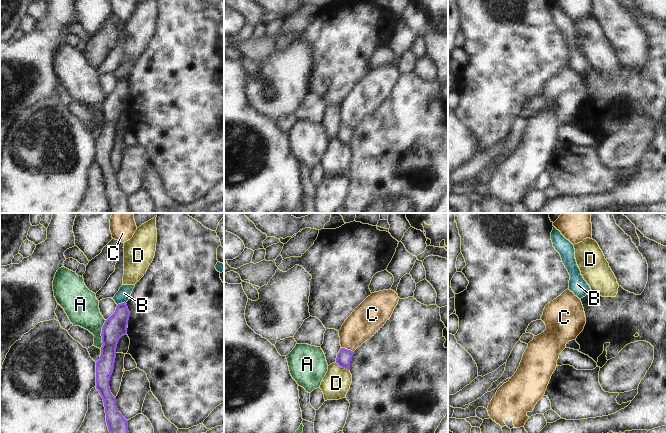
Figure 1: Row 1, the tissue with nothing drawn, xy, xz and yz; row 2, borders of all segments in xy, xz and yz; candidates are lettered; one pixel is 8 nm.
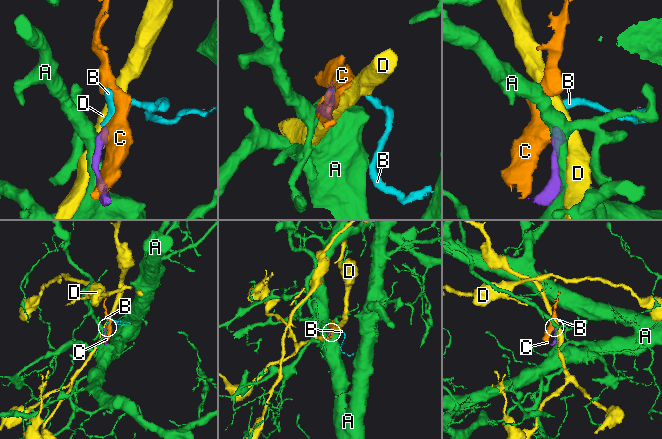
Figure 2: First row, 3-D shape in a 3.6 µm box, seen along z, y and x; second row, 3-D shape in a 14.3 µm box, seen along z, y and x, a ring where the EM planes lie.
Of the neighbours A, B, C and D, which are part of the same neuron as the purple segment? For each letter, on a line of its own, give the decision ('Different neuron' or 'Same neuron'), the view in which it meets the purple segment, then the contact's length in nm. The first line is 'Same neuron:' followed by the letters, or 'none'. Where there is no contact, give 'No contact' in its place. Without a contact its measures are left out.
Same neuron: none
A: Different neuron. Touches purple in xy. Shared border 240 nm
B: Different neuron. Touches purple in xy. Shared border 80 nm
C: Different neuron. Touches purple in xz. Shared border 110 nm
D: Different neuron. Touches purple in xz. Shared border 140 nm

